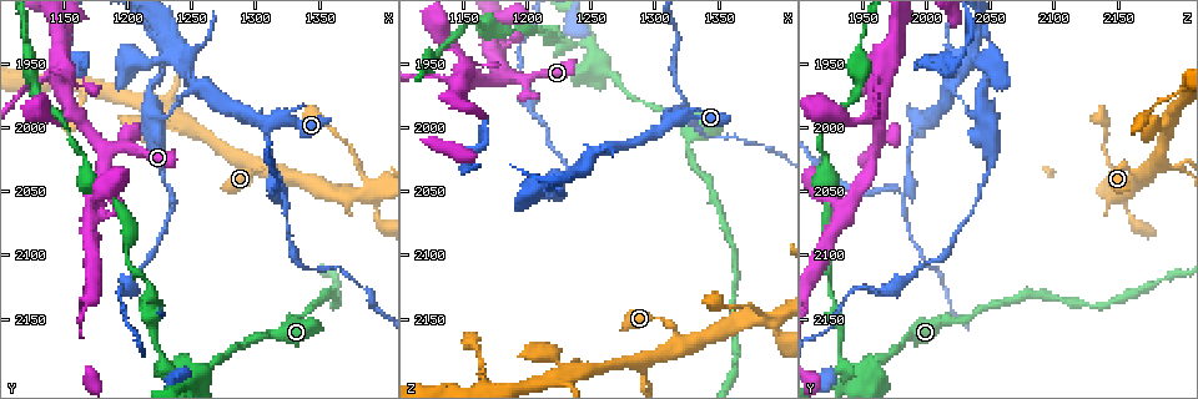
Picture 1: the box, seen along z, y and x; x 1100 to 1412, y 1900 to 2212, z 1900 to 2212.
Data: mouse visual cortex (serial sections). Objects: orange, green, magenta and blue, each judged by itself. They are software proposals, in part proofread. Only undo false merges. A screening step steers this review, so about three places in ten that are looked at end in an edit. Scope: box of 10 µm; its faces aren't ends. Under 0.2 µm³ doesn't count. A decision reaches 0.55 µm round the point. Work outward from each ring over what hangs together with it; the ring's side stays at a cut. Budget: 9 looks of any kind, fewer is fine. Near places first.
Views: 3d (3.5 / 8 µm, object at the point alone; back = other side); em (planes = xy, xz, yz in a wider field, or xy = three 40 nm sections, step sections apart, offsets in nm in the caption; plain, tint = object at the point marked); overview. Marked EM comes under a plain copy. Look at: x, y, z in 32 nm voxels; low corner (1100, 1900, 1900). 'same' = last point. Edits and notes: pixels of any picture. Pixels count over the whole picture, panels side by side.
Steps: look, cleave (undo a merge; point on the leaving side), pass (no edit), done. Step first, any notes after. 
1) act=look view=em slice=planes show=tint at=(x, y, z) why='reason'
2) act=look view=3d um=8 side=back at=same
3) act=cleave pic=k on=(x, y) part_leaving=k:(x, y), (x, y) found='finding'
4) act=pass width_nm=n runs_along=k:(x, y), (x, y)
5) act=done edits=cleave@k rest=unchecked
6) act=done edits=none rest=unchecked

act=look view=3d um=3.5 side=back at=(1314, 2050, 1988) why='sharp bend'

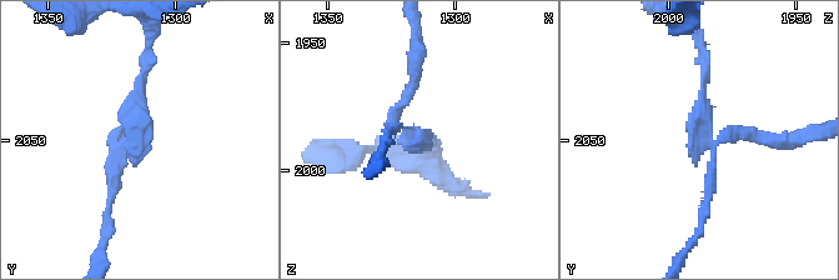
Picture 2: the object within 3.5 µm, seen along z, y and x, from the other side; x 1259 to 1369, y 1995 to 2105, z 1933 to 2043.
act=look view=em slice=xy step=3 show=tint at=(1313, 2047, 1988) arms=3 arm_widths_nm=100,150,150 why='need the tissue'

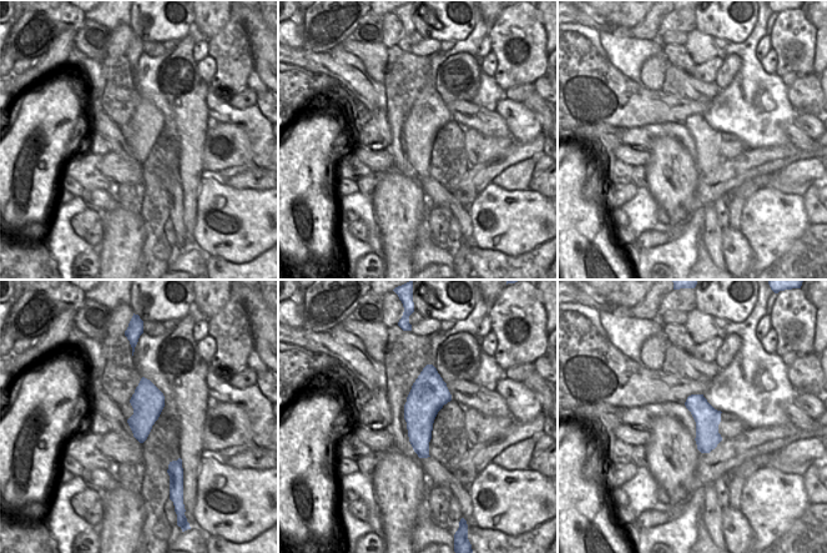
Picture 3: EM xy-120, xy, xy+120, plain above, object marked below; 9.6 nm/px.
act=look view=em slice=xy step=5 show=tint at=same why='cut it another way'

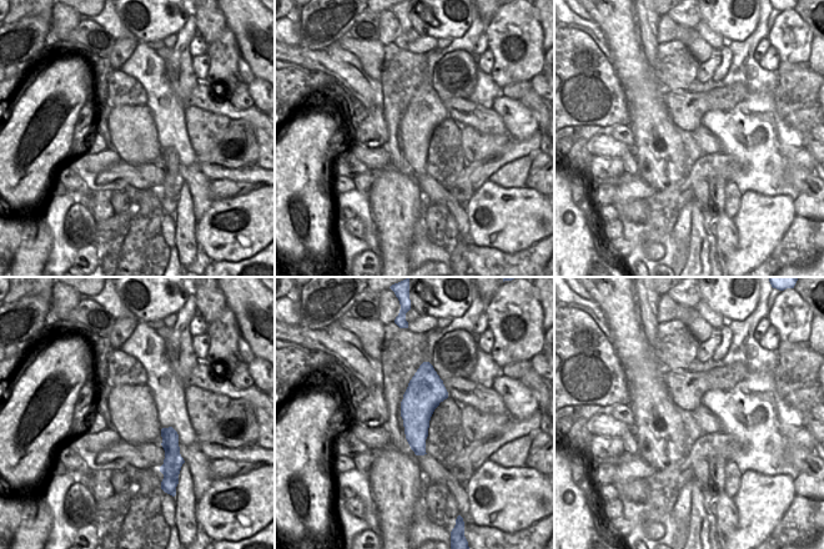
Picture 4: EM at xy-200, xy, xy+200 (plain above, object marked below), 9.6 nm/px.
act=cleave pic=2 on=(709, 181) width_nm=360 part_leaving=2:(711, 149), (702, 226), (679, 260) found='two cells meet here'

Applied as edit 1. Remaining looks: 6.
act=look view=3d um=3.5 at=(1250, 1968, 2020) why='a fork'

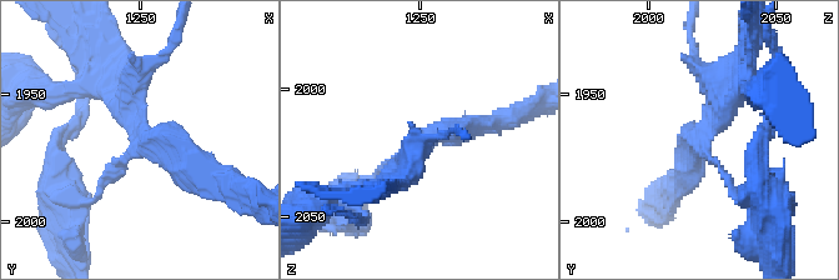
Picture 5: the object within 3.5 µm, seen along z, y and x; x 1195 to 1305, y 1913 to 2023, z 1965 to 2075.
act=look view=em slice=planes show=tint at=(1253, 1969, 2020) why='shape alone is not enough'

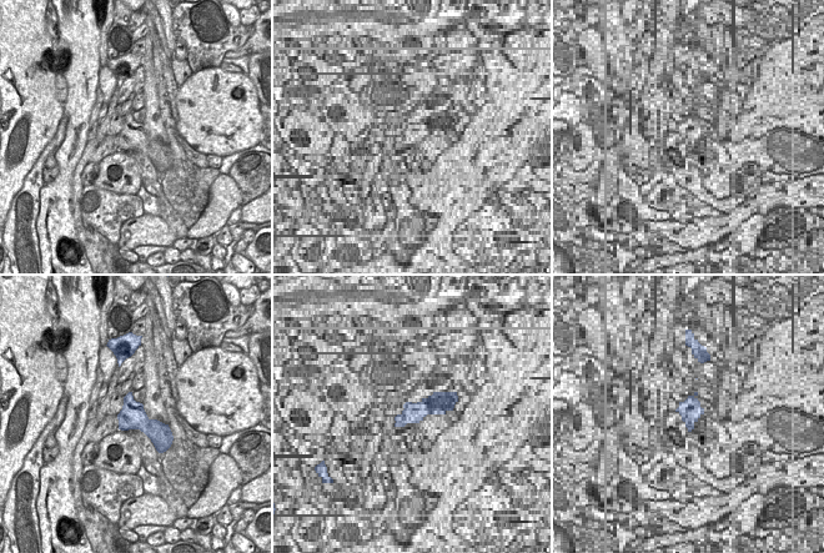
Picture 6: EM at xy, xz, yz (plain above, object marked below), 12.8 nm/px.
act=look view=em slice=xy step=5 show=tint at=same why='cut it another way'

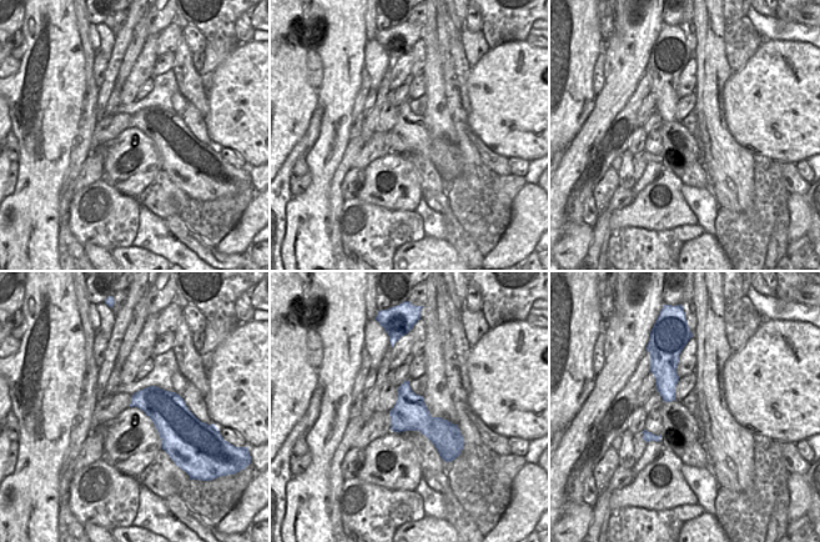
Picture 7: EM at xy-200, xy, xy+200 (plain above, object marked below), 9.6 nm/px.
act=cleave pic=5 on=(728, 183) arms=3 part_leaving=5:(709, 159), (777, 221) found='a second cell is stuck on'

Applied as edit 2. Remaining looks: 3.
act=look view=overview why='see it whole again'

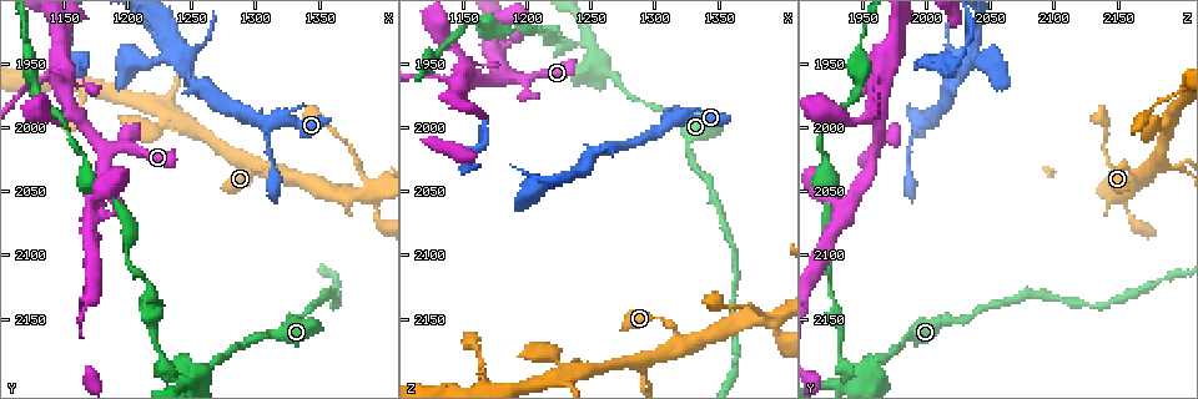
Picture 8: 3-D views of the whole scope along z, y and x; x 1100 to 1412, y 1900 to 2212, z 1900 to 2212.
act=look view=3d um=3.5 at=(1188, 2014, 1960)

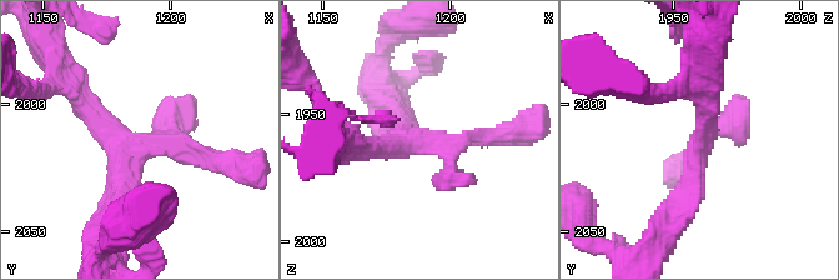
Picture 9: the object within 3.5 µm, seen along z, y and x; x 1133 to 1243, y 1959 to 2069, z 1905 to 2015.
act=look view=em slice=xy step=1 show=tint at=(1189, 2016, 1961) why='shape alone is not enough'

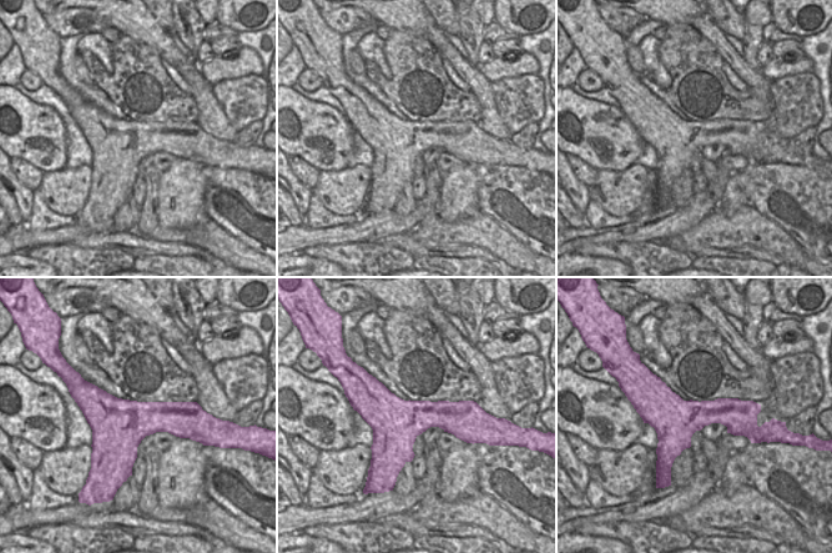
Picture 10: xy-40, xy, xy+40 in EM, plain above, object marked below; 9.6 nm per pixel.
act=pass runs_along=9:(215, 160), (124, 141), (78, 91) found='continuous, no second cell'

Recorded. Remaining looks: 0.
act=done edits=cleave@2,cleave@5 rest=unchecked

